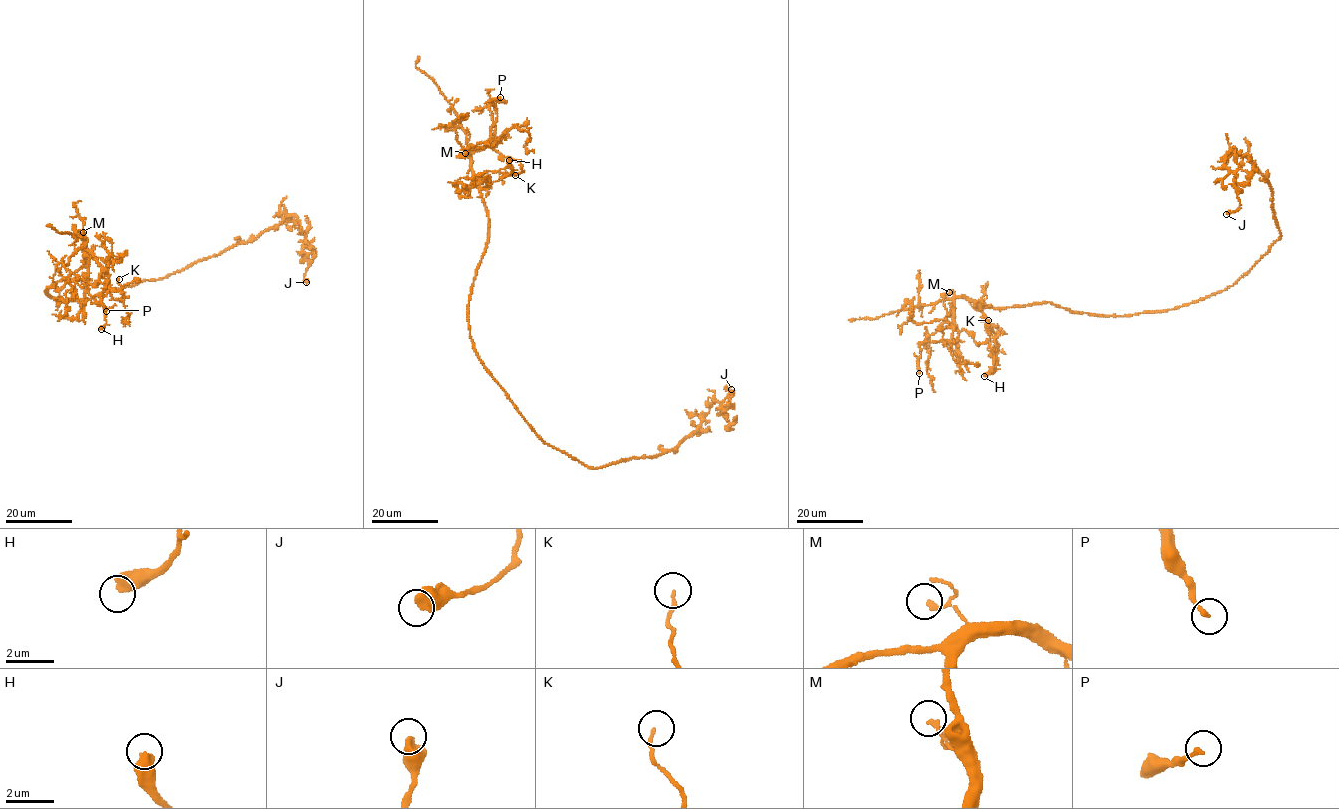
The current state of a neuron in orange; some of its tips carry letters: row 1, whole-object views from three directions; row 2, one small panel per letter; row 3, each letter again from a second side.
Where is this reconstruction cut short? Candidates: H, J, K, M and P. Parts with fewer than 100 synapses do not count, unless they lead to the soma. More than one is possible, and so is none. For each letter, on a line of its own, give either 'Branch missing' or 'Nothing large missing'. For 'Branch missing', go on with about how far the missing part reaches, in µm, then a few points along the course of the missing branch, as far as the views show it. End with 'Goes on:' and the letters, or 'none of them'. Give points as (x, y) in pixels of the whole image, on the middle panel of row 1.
H: Nothing large missing
J: Nothing large missing
K: Nothing large missing
M: Nothing large missing
P: Nothing large missing
Goes on: none of them

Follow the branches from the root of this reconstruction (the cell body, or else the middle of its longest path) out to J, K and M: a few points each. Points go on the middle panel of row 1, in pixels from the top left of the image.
J: (504, 389), (546, 444), (597, 468), (672, 450), (697, 429), (714, 402), (721, 408), (731, 405), (731, 389)
K: (504, 389), (470, 335), (469, 294), (489, 224), (471, 154), (493, 145), (520, 162), (515, 175)
M: (504, 389), (484, 366), (470, 335), (469, 294), (489, 224), (471, 158), (465, 153)

